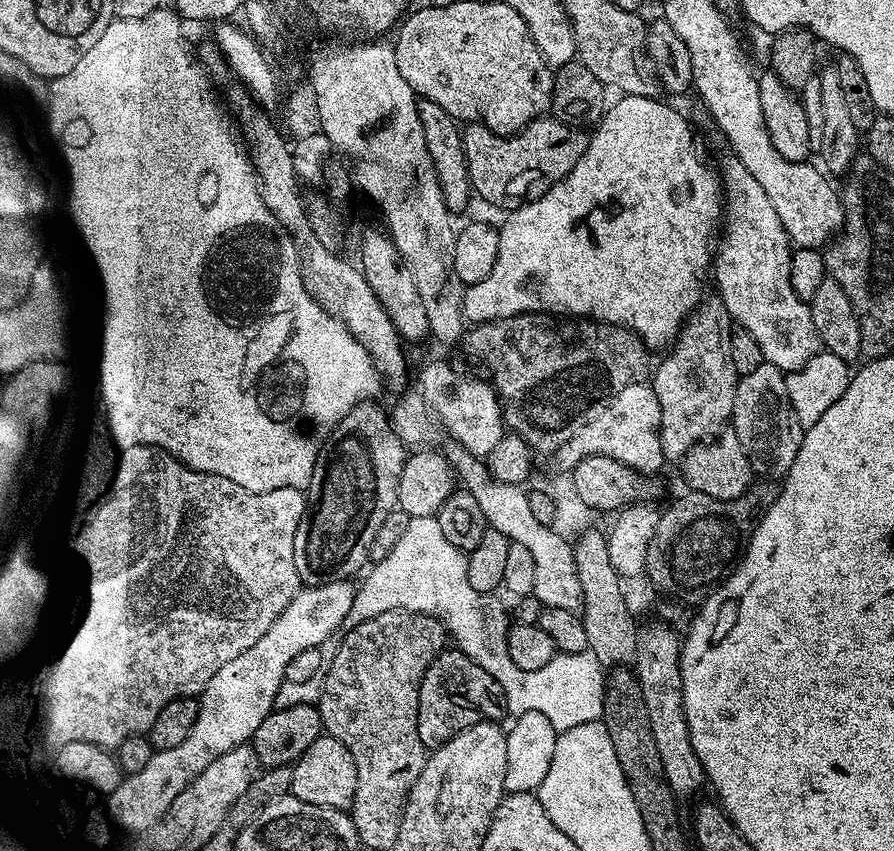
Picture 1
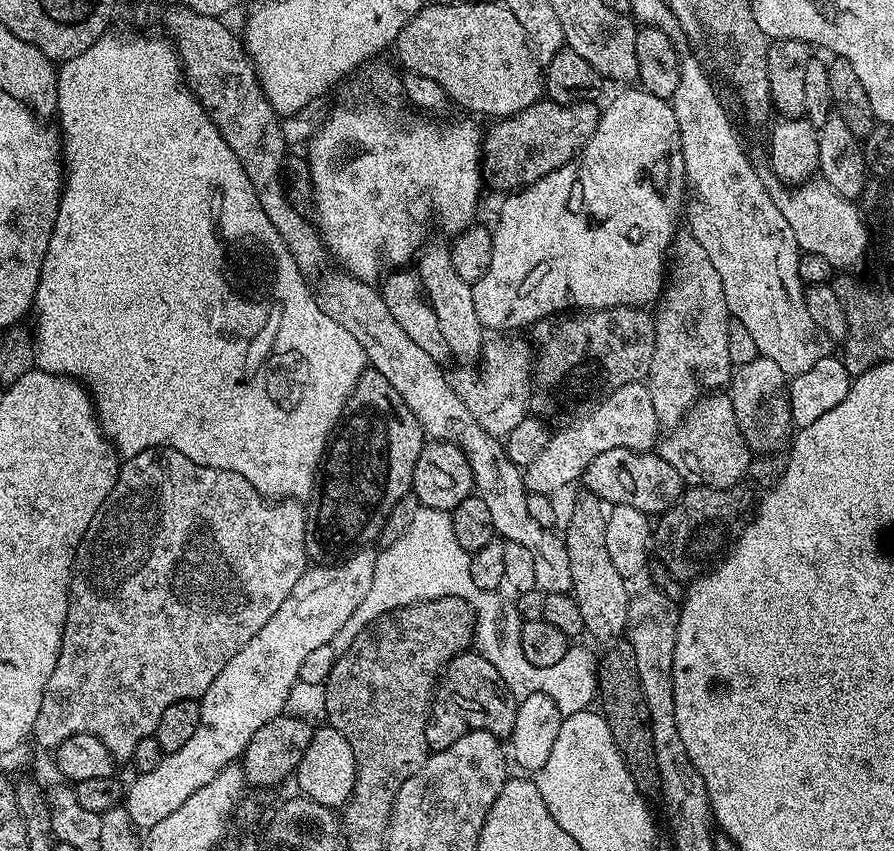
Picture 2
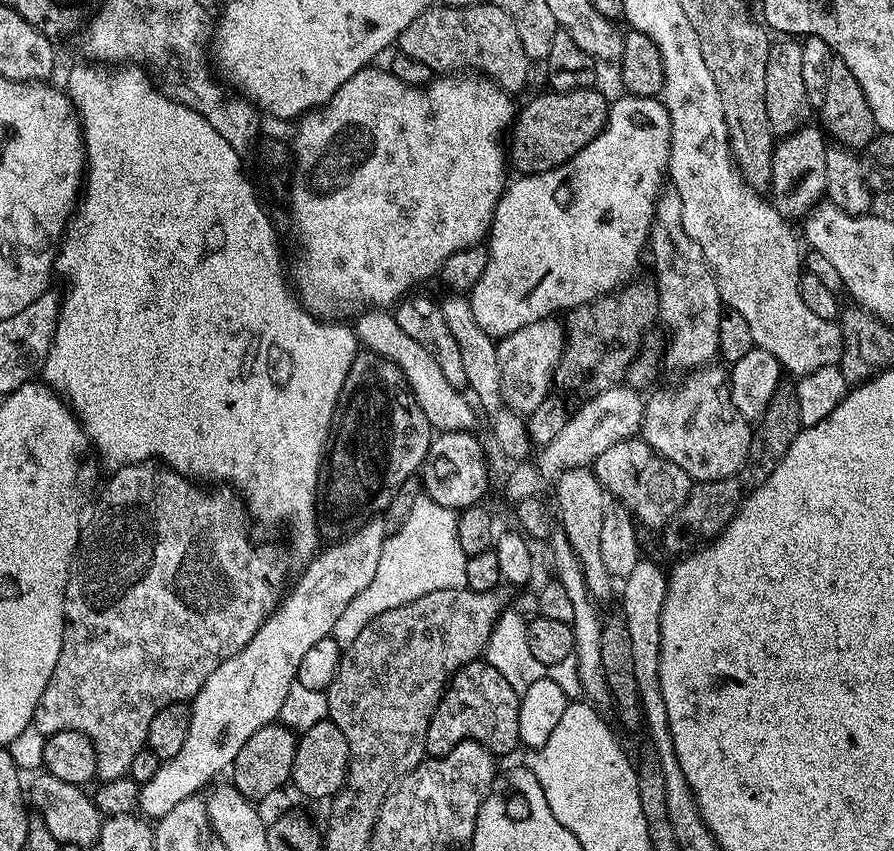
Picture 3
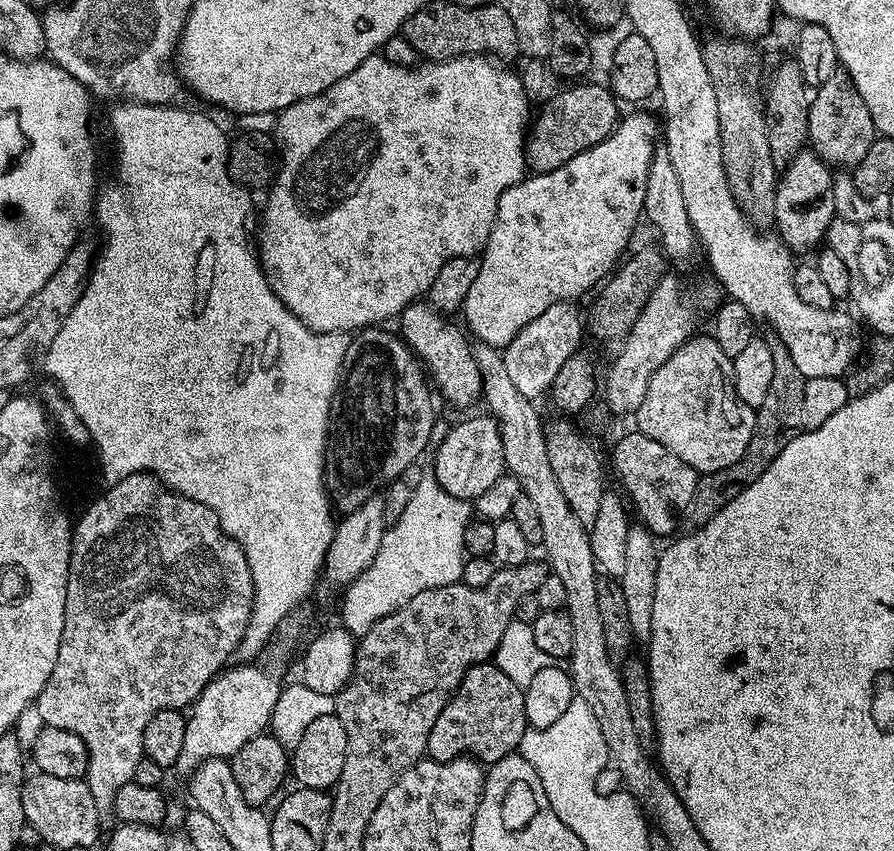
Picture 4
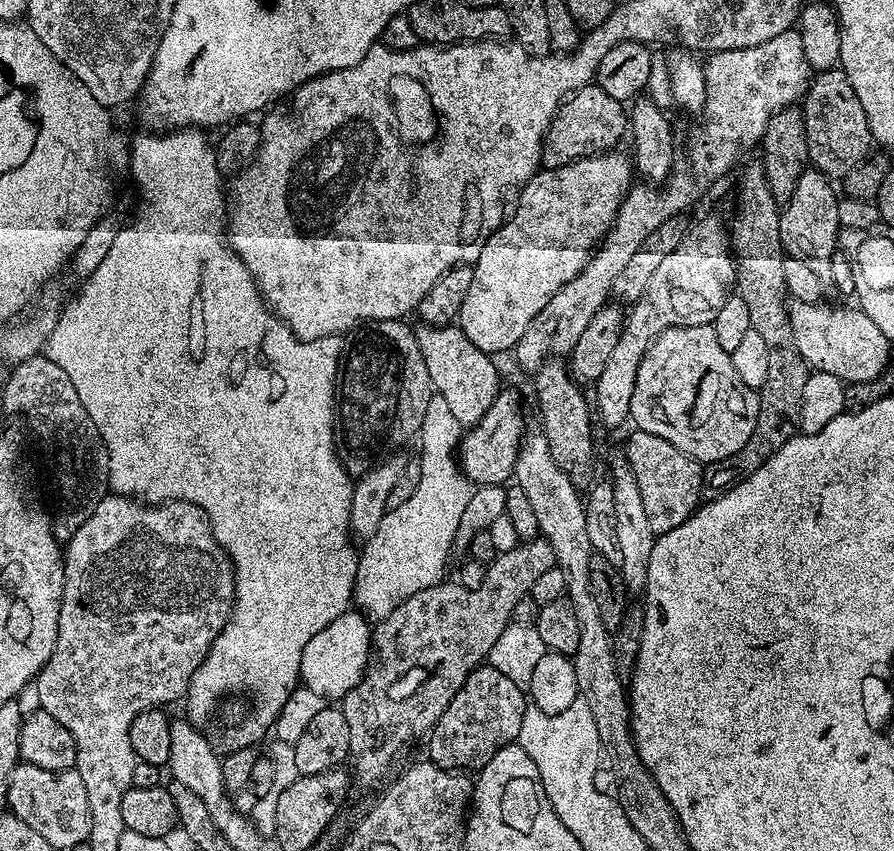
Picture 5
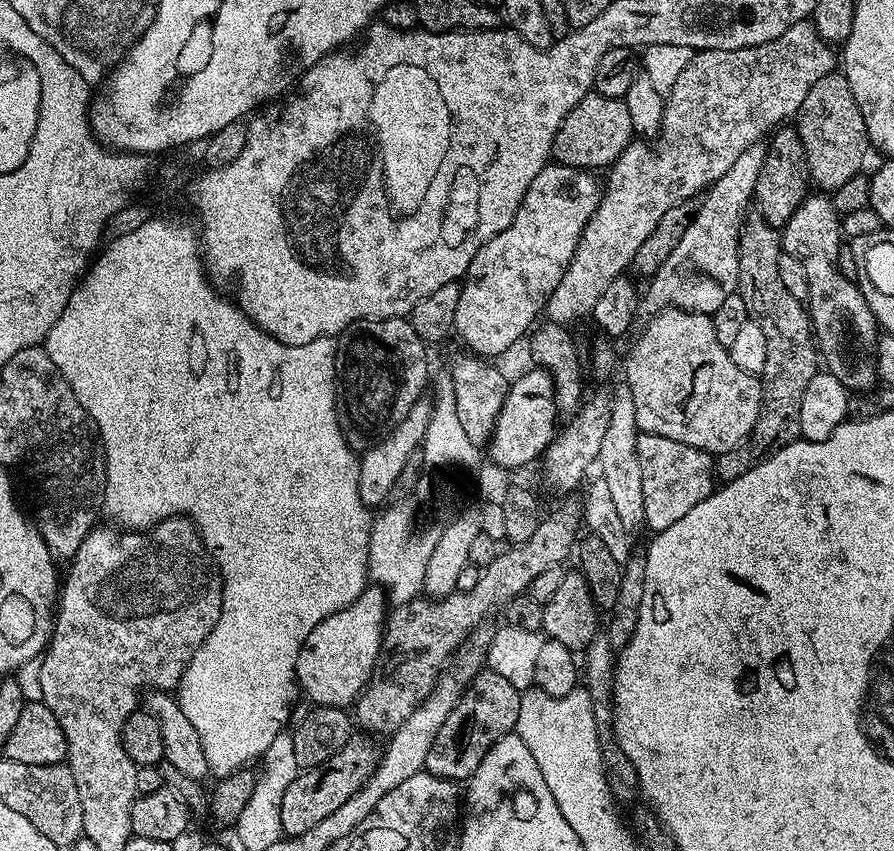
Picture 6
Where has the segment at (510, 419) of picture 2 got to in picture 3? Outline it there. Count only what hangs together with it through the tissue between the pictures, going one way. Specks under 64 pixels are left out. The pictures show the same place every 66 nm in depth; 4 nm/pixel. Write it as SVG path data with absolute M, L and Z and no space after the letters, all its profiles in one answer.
M556 318L530 322L522 330L503 337L497 343L498 366L500 367L500 385L504 391L504 402L514 412L531 414L542 406L544 399L554 388L554 377L558 362L564 357L564 337L566 328Z

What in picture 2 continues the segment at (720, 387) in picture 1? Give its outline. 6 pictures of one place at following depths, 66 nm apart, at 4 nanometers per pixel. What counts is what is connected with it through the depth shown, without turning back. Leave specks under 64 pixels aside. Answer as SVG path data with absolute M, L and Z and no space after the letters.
M673 239L670 245L666 287L658 304L660 313L654 316L654 358L650 358L646 377L654 414L668 430L675 428L700 399L723 389L720 387L731 381L734 371L726 339L730 317L722 277L696 240L680 239Z

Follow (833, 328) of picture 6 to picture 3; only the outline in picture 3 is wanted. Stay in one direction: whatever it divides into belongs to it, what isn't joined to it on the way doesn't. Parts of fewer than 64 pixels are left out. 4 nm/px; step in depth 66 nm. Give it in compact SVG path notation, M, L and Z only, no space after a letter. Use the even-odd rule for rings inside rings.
M805 126L794 134L775 141L772 150L772 182L770 199L772 205L786 218L803 218L825 199L826 154L829 145L819 127ZM772 192L772 193L771 193Z

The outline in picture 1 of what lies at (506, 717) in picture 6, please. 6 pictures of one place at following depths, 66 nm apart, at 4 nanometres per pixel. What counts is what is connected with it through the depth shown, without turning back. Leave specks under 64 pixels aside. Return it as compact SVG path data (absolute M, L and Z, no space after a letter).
M455 646L438 653L420 683L418 738L425 749L438 749L462 730L484 720L503 721L503 716L506 716L504 687L489 672Z

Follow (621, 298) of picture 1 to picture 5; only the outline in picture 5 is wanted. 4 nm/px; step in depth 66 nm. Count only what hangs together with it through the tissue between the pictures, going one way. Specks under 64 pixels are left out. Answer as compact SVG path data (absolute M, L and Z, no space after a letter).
M609 150L598 156L586 156L583 160L575 160L573 164L567 164L561 168L544 168L537 171L536 175L524 185L519 193L519 196L521 196L520 201L516 204L516 213L513 216L511 213L510 219L500 225L499 230L486 242L486 246L482 246L482 254L478 254L476 263L472 265L474 278L470 281L470 290L466 293L466 302L462 302L458 327L464 331L466 338L470 338L470 342L474 342L474 346L478 346L478 350L489 354L497 354L496 352L511 353L515 349L517 342L522 338L522 334L526 334L526 326L530 326L530 322L534 322L538 310L542 310L542 306L546 306L546 302L550 302L550 298L554 298L554 294L563 284L573 280L583 270L590 253L604 239L604 235L608 233L614 218L618 214L624 195L628 193L629 188L633 187L634 179L632 180L632 176L634 177L633 161L629 157L627 160L620 153L620 150Z

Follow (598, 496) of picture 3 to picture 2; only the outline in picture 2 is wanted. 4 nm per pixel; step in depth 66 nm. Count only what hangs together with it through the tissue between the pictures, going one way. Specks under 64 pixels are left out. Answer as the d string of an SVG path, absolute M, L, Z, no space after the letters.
M594 495L584 497L572 508L568 516L568 525L562 531L566 554L570 557L571 595L582 610L584 631L590 637L603 642L615 642L625 635L628 626L628 601L630 591L626 577L618 574L610 563L610 553L606 550L606 522L609 505Z

